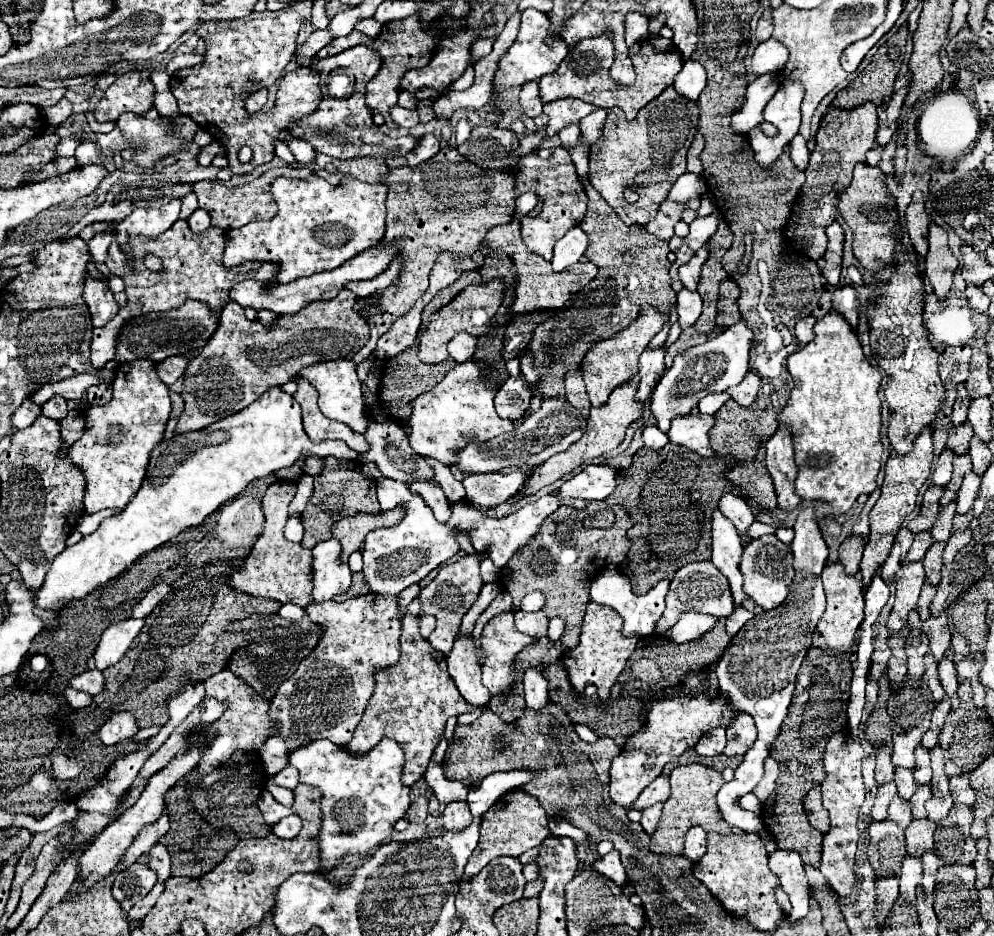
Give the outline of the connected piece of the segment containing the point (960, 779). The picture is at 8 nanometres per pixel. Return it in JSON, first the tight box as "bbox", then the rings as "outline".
{"bbox":[949,774,976,812],"outline":[[[969,774],[963,776],[949,777],[949,792],[953,800],[953,806],[963,806],[963,808],[971,808],[973,812],[973,804],[976,799],[976,794],[970,786]]]}

